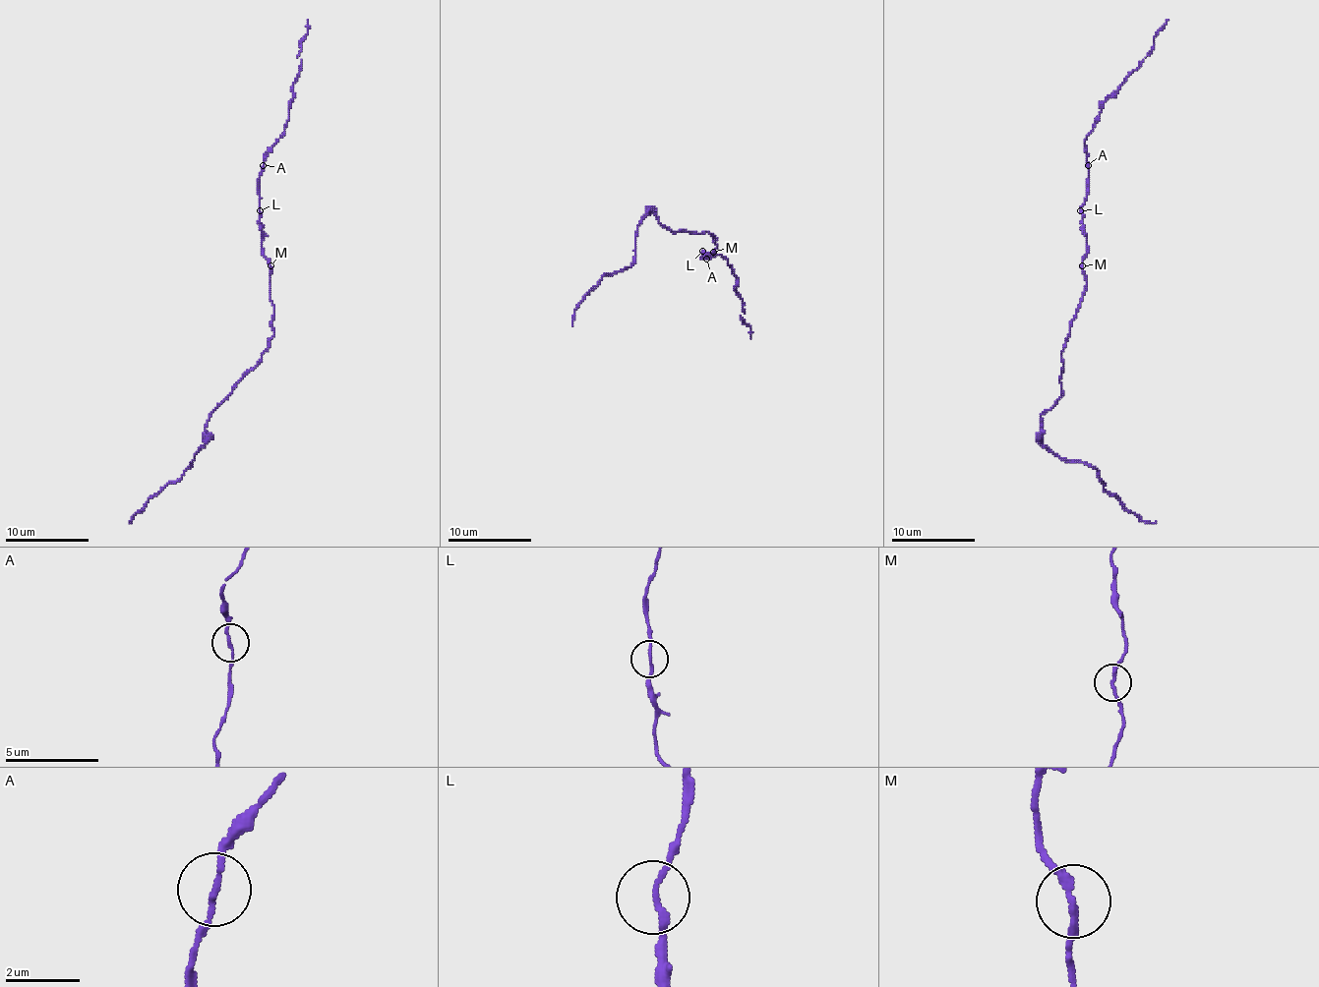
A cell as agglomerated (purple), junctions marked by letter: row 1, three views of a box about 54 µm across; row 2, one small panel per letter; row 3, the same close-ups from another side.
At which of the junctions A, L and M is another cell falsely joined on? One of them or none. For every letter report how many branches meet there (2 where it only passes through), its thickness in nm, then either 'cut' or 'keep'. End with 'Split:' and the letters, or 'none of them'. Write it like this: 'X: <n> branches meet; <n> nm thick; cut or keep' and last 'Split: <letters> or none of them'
A: 2 branches meet; 140 nm thick; keep
L: 2 branches meet; 150 nm thick; keep
M: 2 branches meet; 180 nm thick; keep
Split: none of them

